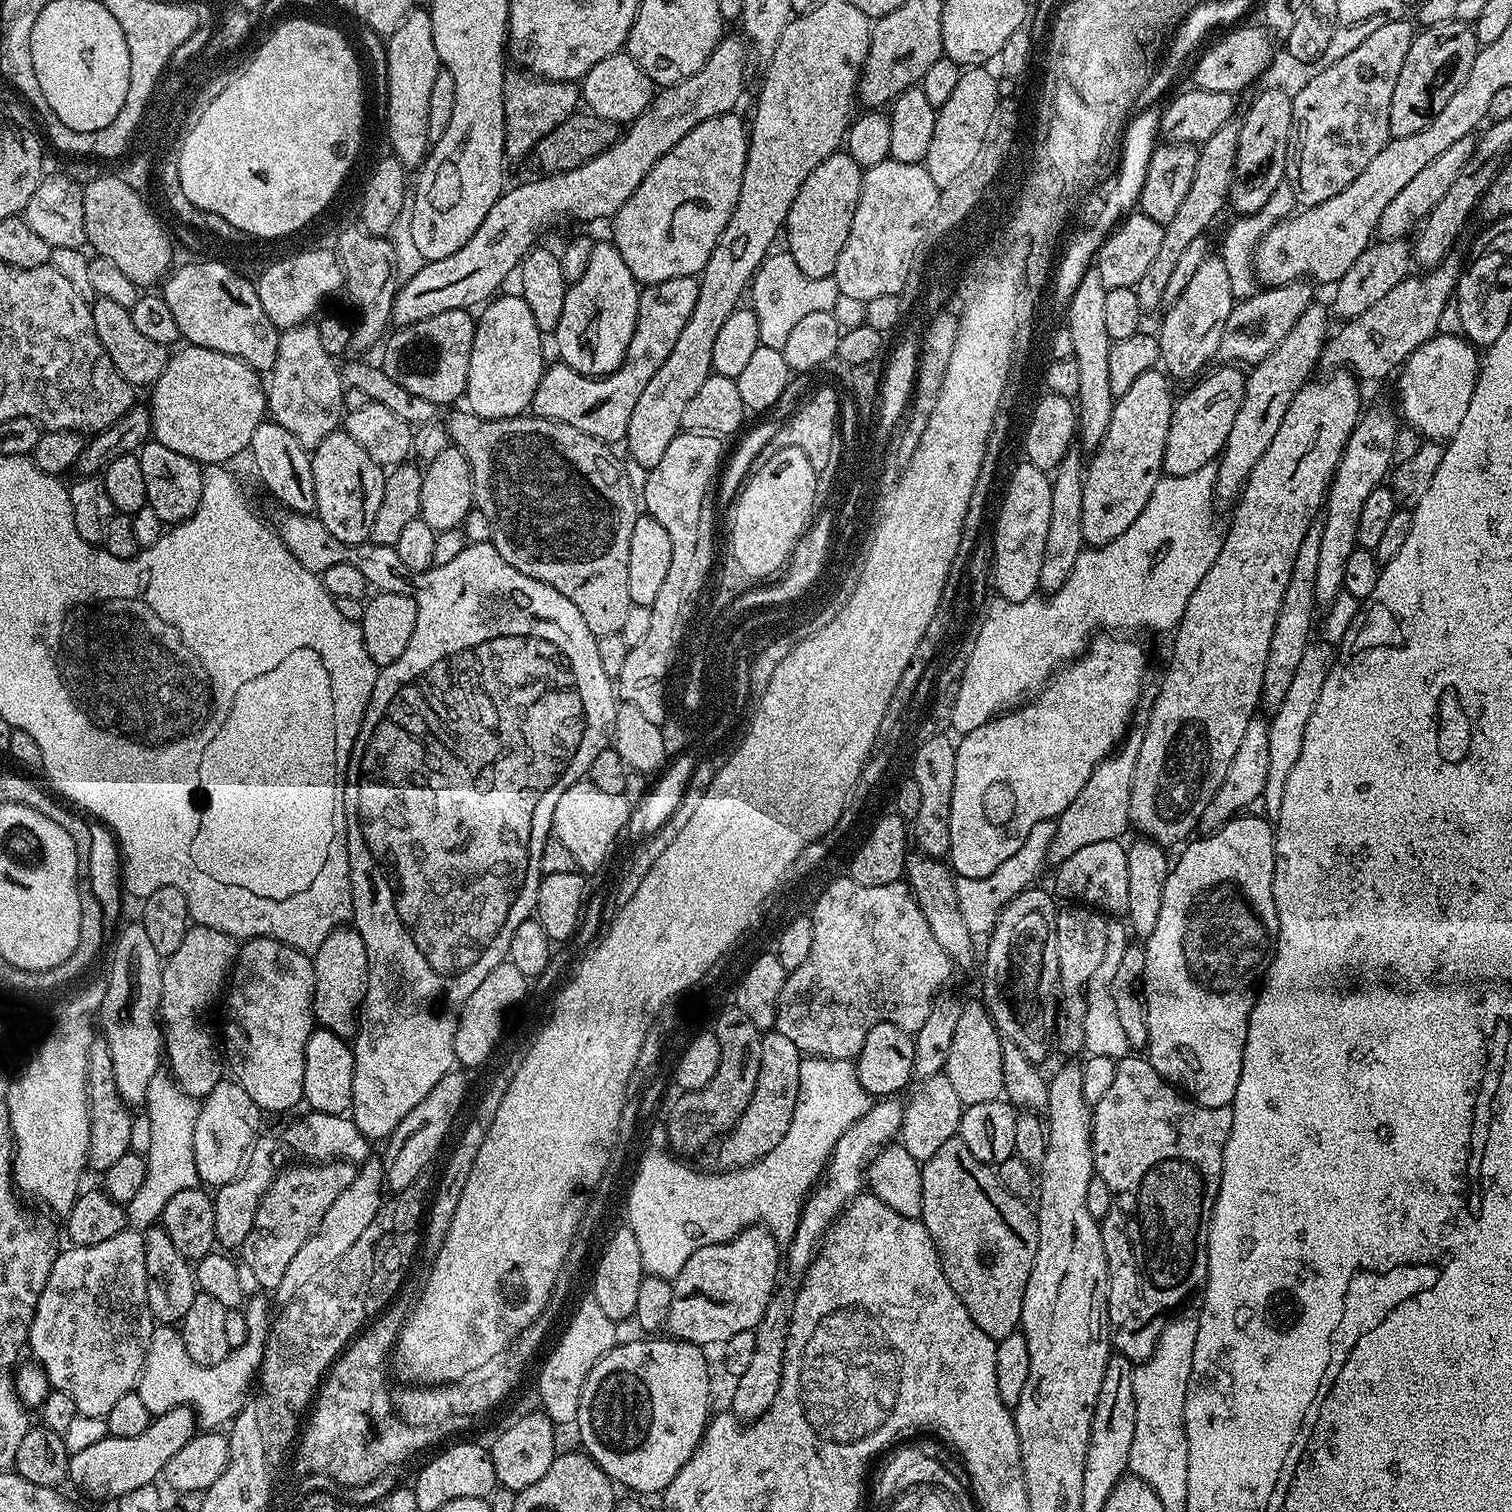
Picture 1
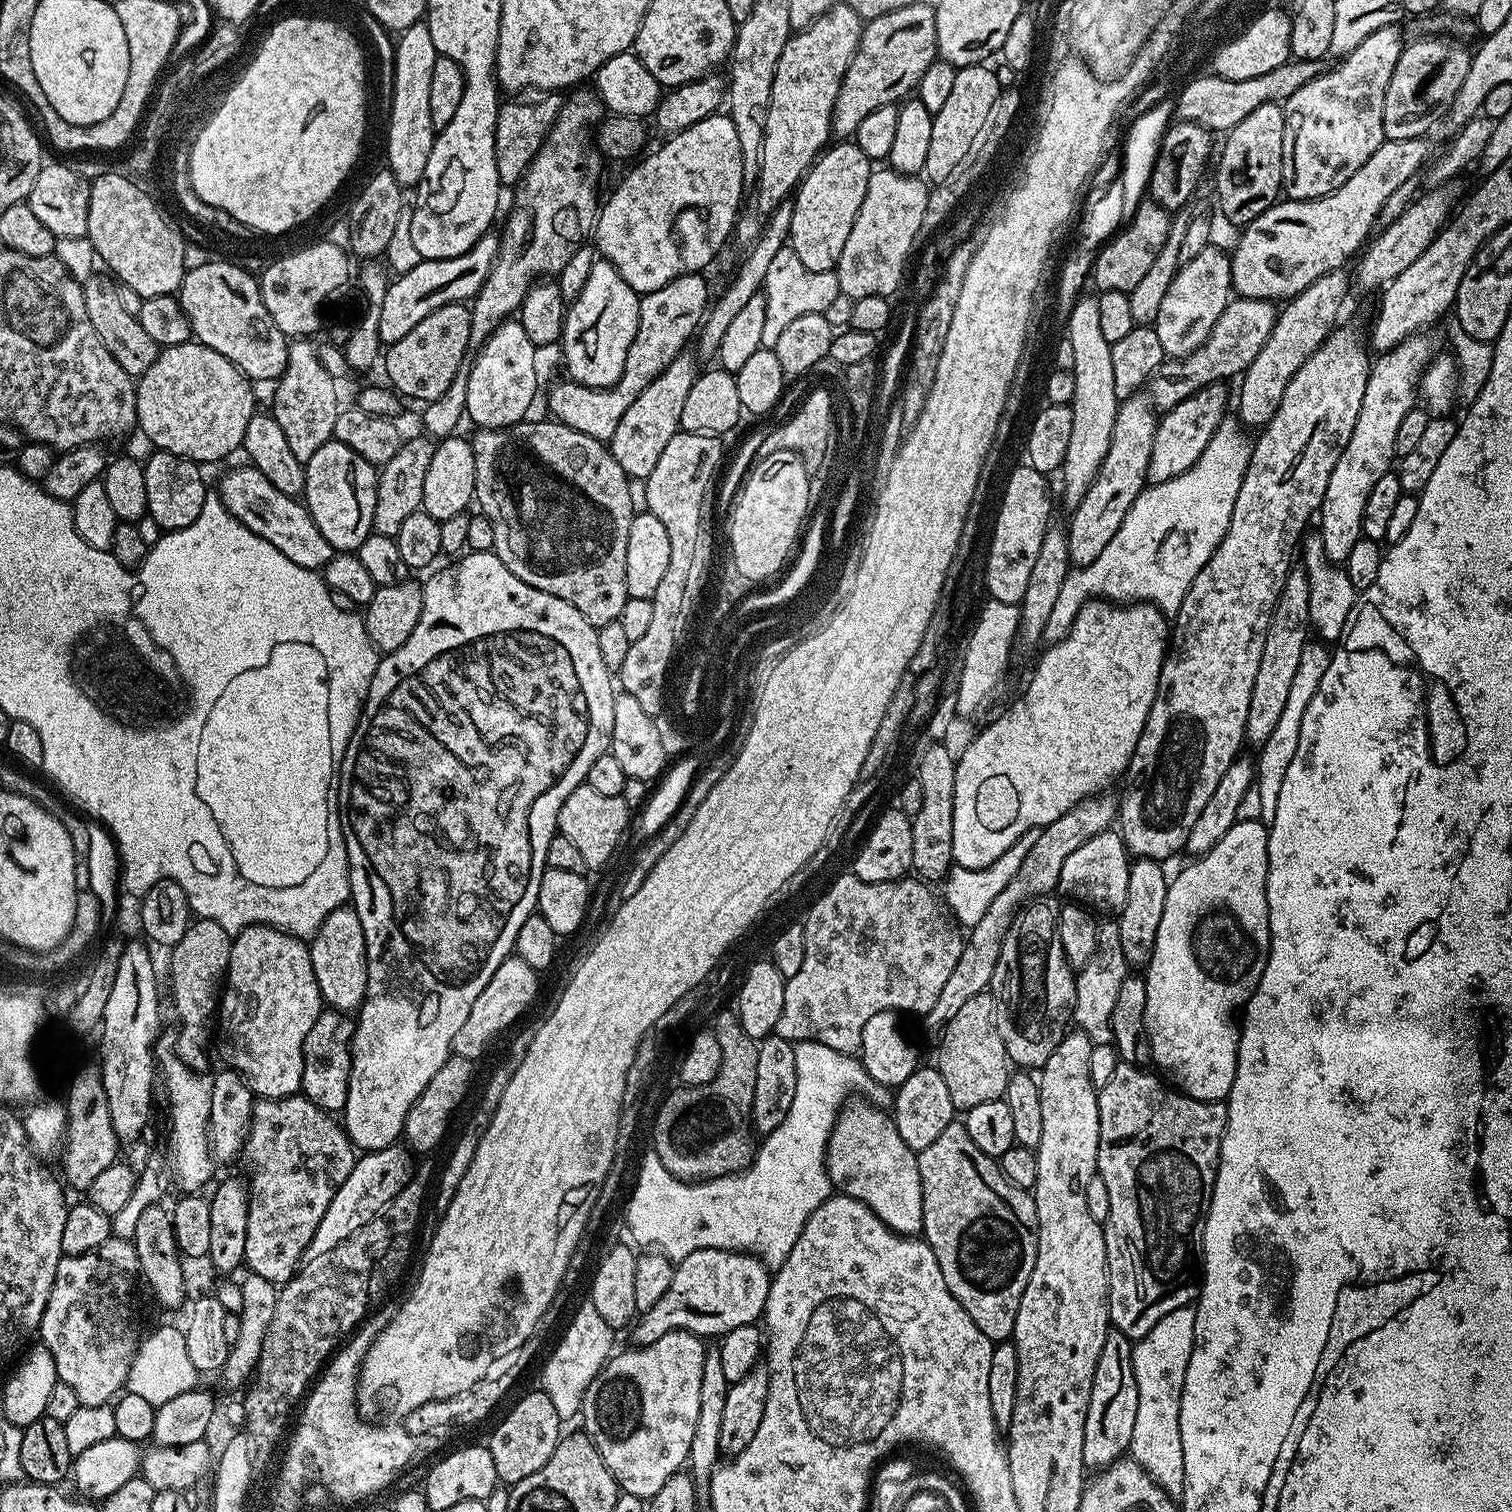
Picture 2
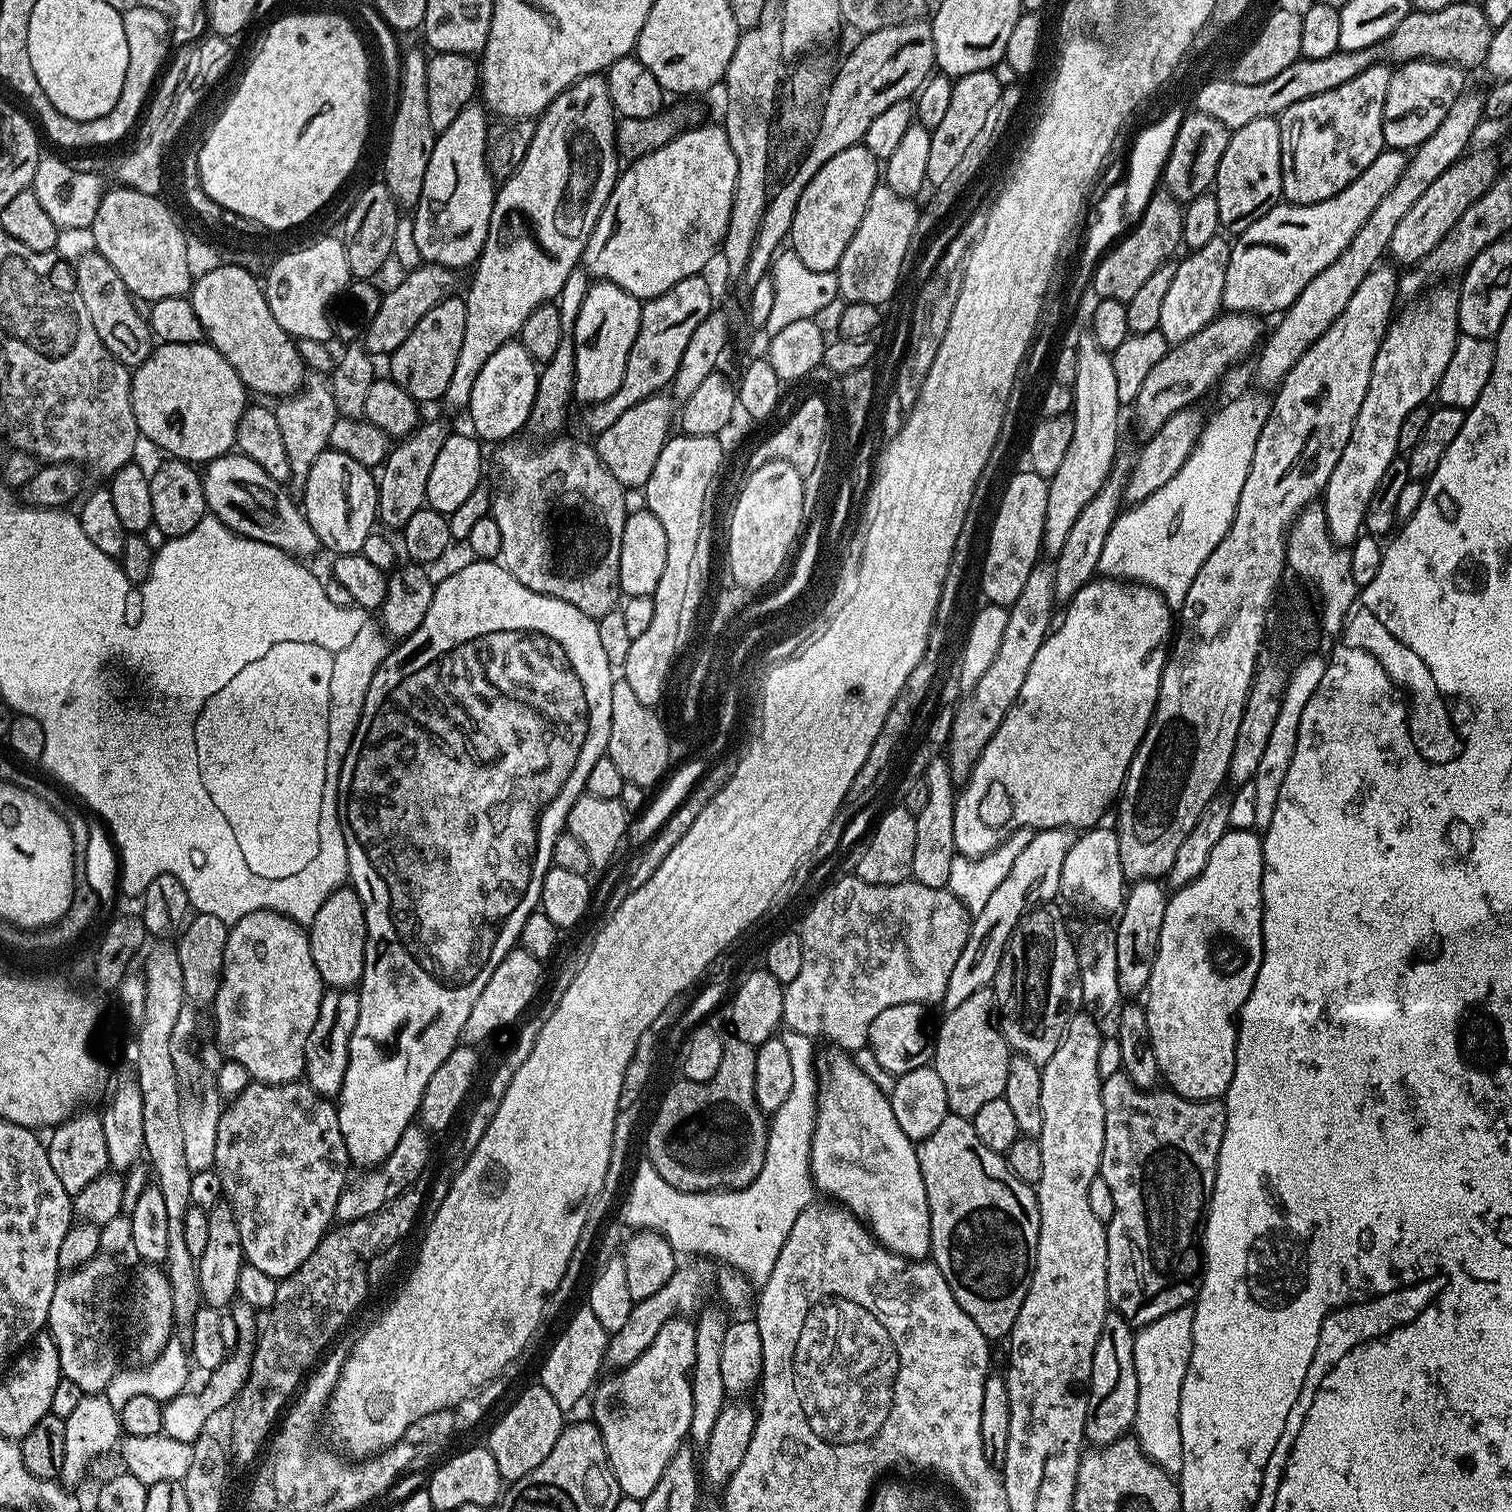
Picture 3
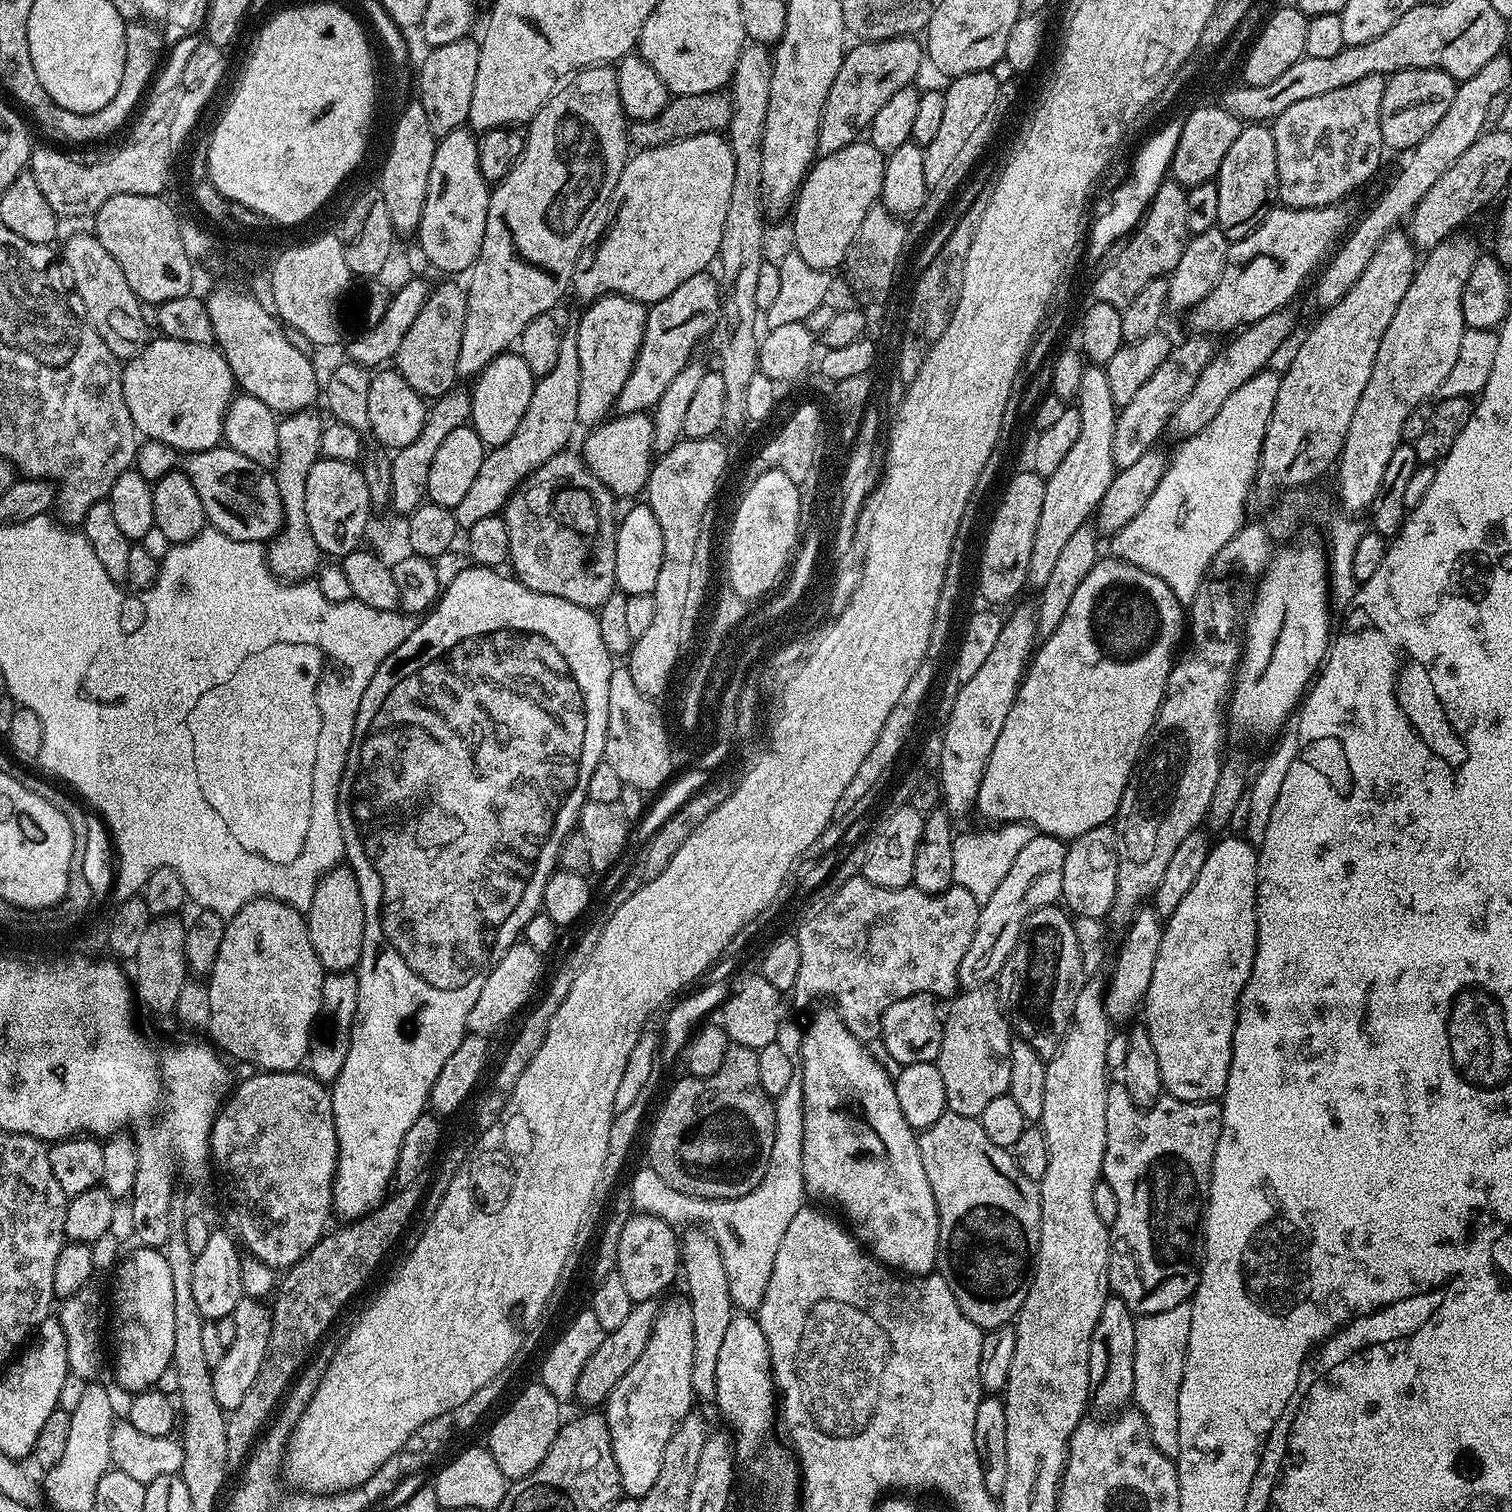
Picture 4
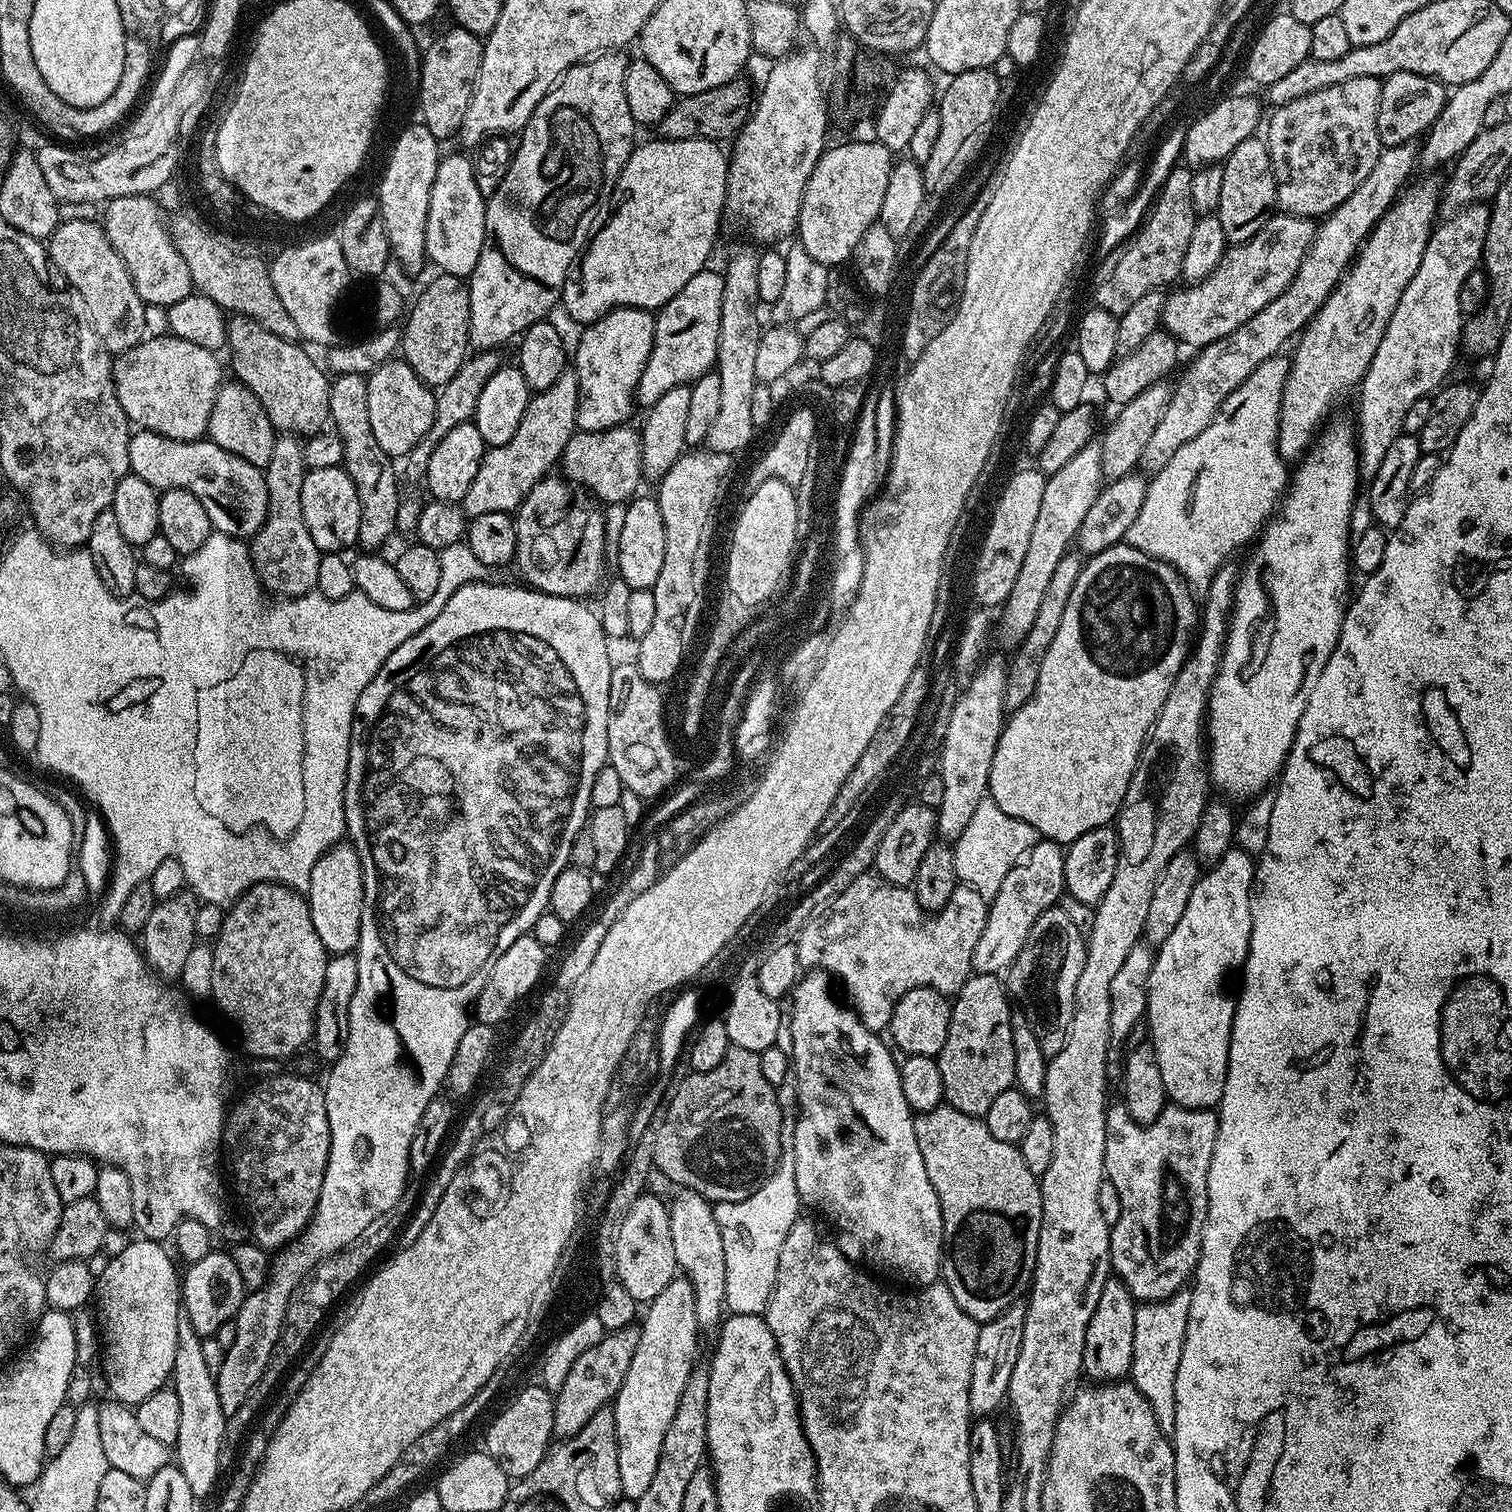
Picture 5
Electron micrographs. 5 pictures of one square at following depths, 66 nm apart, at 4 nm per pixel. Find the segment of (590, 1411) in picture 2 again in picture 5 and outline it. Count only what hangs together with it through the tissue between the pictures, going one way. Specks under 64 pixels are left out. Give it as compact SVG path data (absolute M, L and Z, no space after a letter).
M689 1279L672 1280L662 1294L647 1301L646 1308L644 1324L639 1325L640 1341L638 1350L634 1350L634 1362L630 1362L630 1370L626 1370L626 1378L611 1405L618 1438L620 1491L626 1500L642 1498L654 1479L662 1438L666 1438L666 1430L674 1422L674 1410L678 1410L682 1390L686 1390L686 1378L690 1378L698 1360L696 1339L702 1336L694 1286Z

